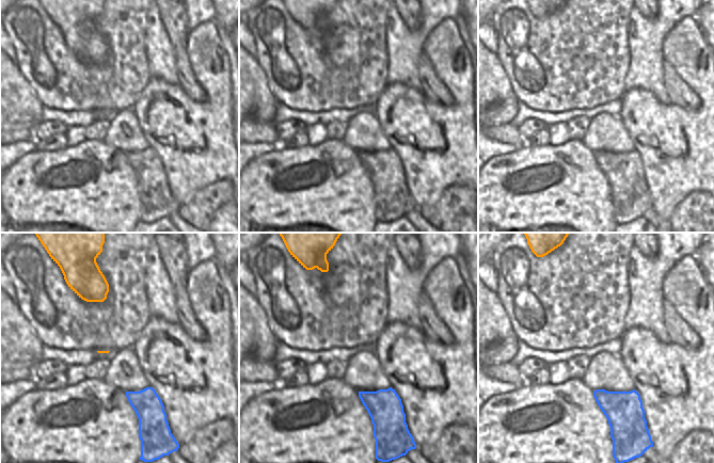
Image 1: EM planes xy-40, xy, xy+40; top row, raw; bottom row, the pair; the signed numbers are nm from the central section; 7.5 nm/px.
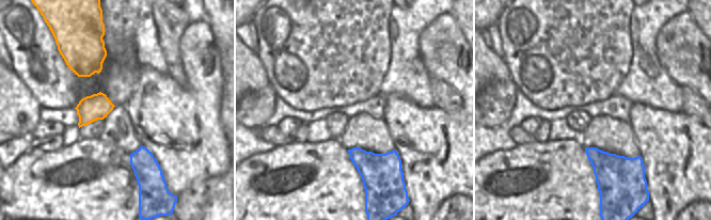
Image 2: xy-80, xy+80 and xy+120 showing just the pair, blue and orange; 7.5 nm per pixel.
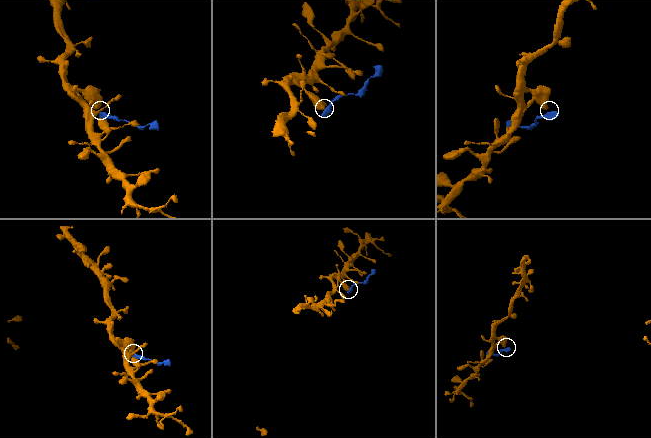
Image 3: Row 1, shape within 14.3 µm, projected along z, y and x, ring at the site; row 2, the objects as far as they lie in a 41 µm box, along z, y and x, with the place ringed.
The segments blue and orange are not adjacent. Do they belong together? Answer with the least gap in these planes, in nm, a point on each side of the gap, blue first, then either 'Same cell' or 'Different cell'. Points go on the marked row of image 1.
Distance 320 nm. Across: xy-40 (126, 392), (108, 352). Different cell.

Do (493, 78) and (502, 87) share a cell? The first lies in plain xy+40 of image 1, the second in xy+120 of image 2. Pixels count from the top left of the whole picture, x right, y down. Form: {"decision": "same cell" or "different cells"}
{"decision": "different cells"}

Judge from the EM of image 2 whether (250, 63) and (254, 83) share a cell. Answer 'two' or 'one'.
one

